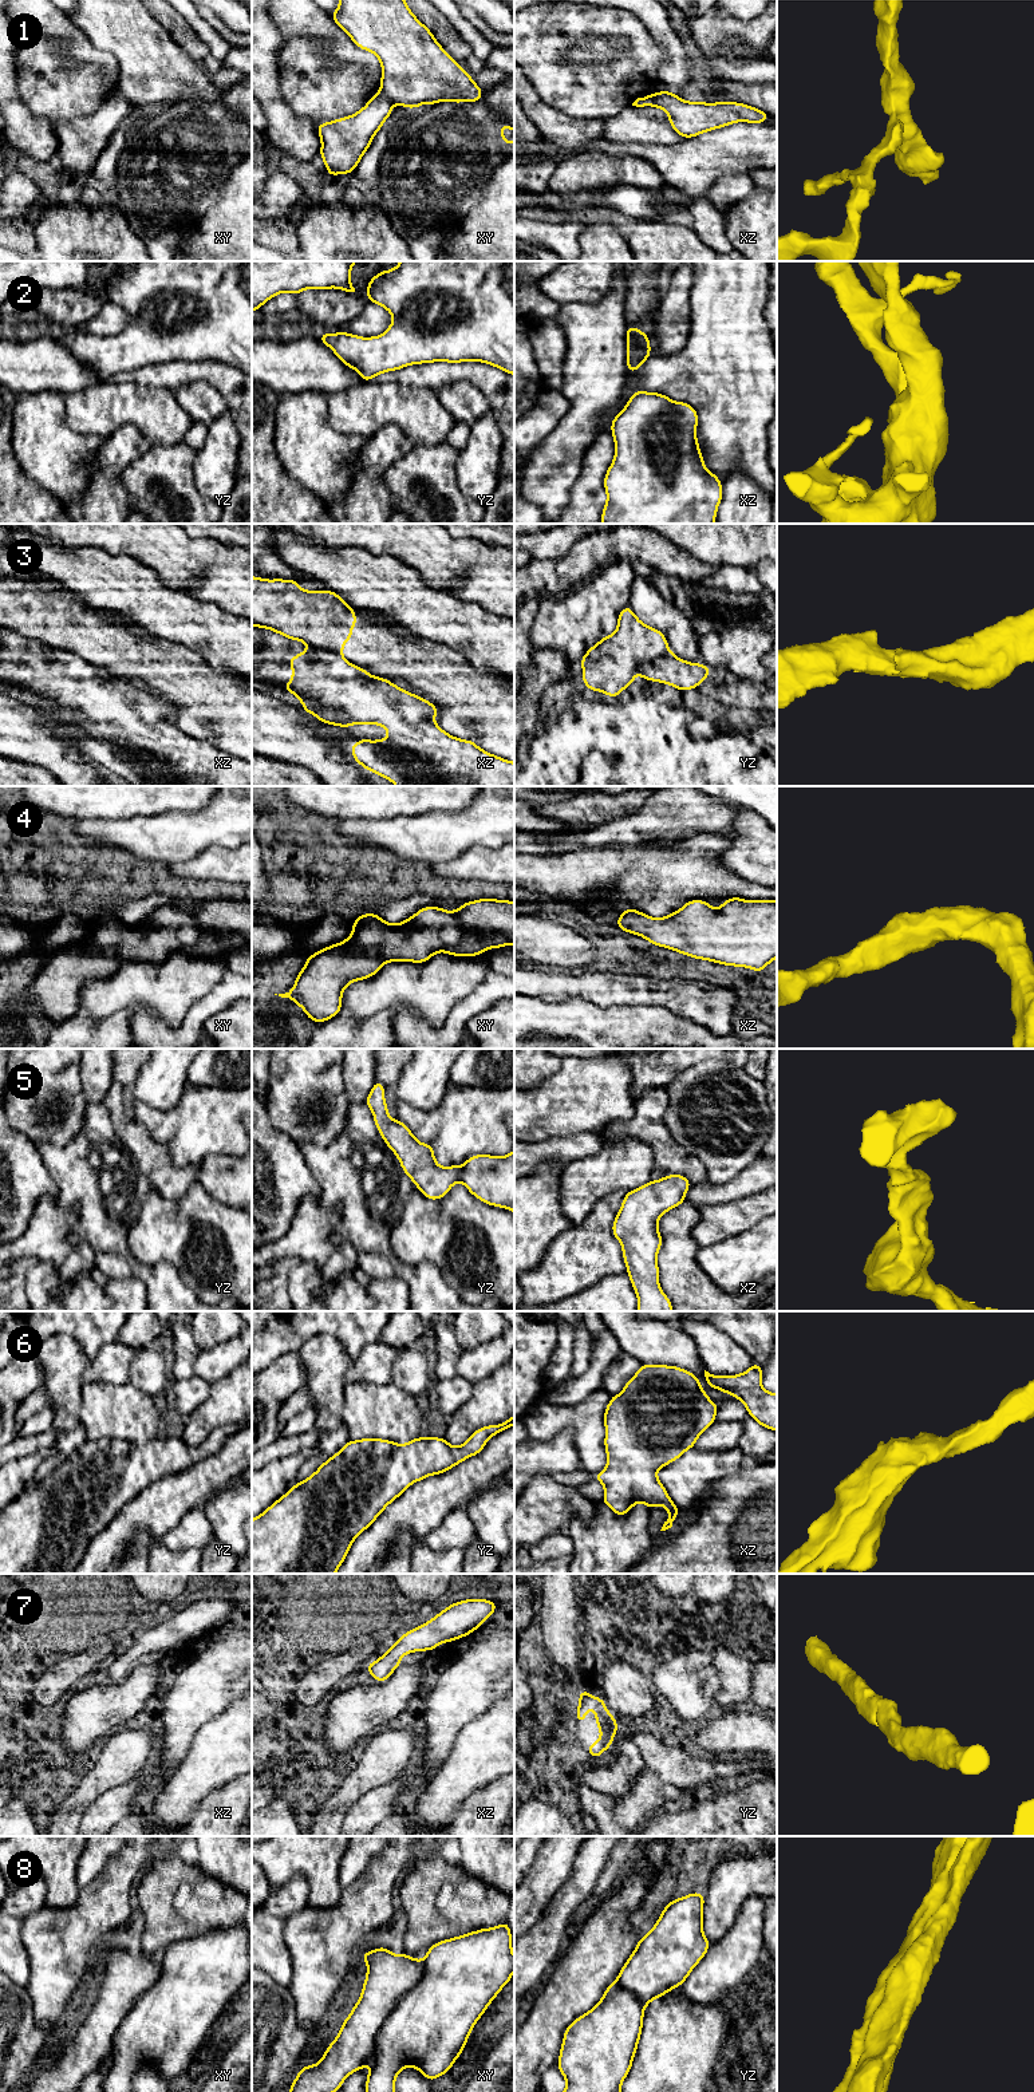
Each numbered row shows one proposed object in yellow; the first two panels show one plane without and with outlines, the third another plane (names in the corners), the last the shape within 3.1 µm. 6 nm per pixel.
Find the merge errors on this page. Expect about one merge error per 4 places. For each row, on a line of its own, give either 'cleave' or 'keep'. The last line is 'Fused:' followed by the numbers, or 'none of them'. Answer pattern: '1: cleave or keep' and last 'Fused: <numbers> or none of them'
1: cleave
2: keep
3: cleave
4: keep
5: keep
6: keep
7: keep
8: cleave
Fused: 1, 3, 8

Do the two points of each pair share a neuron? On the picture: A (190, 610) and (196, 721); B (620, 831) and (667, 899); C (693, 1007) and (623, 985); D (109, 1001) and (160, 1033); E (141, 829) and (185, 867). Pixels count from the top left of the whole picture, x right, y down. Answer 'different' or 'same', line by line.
A: different
B: different
C: same
D: different
E: different

